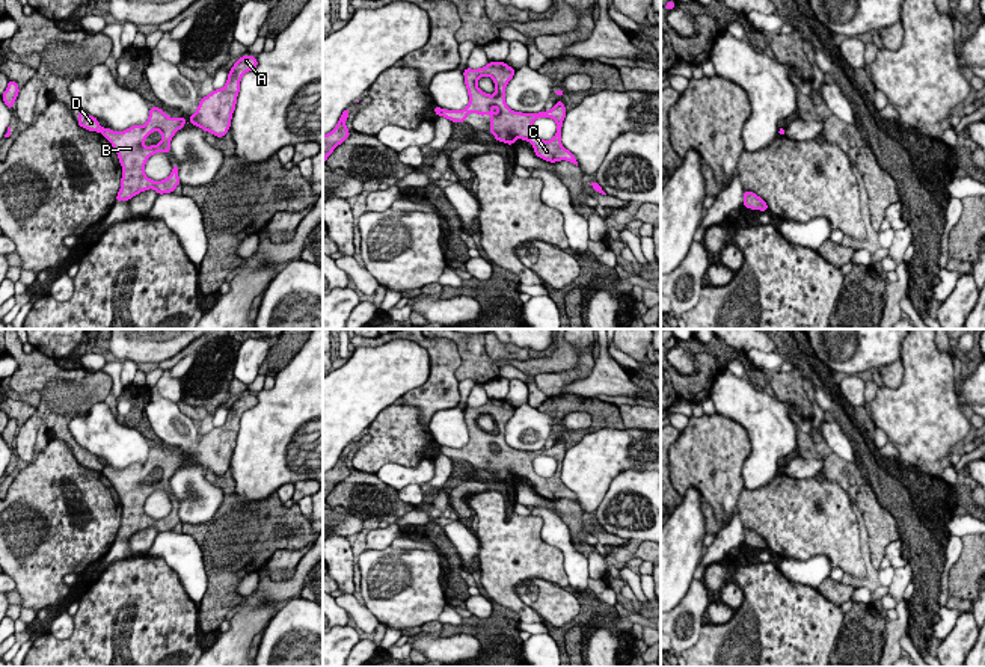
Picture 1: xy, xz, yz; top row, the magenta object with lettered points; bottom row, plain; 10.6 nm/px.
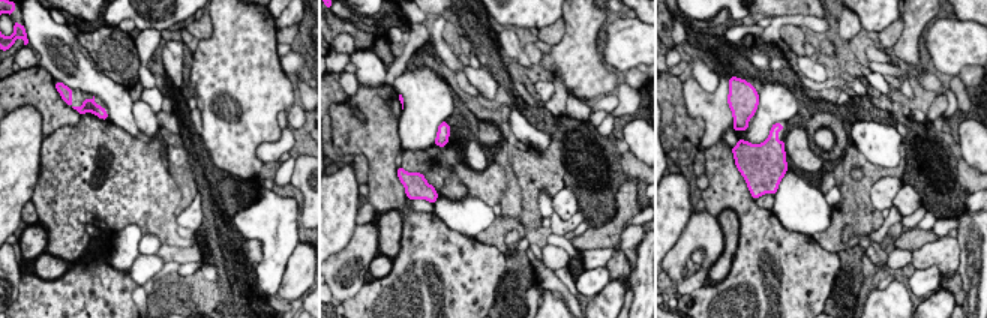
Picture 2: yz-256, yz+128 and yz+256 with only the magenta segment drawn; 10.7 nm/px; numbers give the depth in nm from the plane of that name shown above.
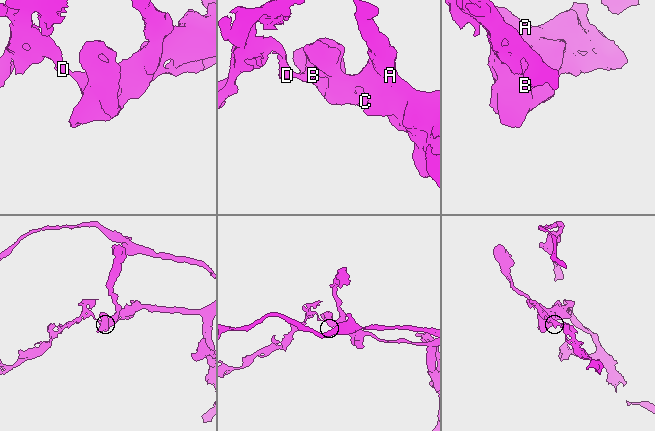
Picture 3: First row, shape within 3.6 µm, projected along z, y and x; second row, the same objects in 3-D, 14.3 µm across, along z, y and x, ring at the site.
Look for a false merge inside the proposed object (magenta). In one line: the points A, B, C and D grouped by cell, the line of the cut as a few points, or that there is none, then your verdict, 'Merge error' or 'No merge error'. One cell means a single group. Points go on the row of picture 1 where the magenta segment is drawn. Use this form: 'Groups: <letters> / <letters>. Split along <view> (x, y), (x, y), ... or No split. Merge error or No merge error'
Groups: A B C / D. Split along xy (104, 129), (101, 132). Merge error

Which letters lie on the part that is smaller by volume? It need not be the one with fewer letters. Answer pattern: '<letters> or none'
D

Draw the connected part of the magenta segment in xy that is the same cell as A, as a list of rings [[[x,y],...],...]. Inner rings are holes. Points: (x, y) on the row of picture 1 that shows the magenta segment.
[[[247,54],[240,57],[229,69],[226,85],[202,97],[189,121],[184,116],[169,118],[161,109],[154,106],[149,110],[148,122],[143,125],[133,125],[124,131],[104,128],[103,136],[113,146],[122,166],[121,189],[116,202],[128,201],[149,189],[154,189],[158,195],[172,193],[181,184],[178,164],[172,166],[172,174],[166,180],[154,181],[145,175],[148,158],[155,152],[169,154],[170,139],[186,122],[201,127],[205,133],[210,131],[216,137],[223,137],[231,127],[241,77],[256,66],[256,57]],[[154,131],[161,133],[161,142],[145,146],[143,142]]]

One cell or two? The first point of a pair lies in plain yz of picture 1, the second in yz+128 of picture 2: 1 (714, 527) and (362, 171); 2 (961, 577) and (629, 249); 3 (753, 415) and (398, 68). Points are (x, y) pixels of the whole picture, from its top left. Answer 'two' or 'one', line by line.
1: one
2: two
3: two

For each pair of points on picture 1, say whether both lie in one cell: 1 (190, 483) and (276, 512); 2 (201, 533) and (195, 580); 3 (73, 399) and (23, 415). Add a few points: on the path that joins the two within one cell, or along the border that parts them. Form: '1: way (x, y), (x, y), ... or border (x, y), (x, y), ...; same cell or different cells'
1: border (205, 471), (222, 491), (222, 503), (202, 524); different cells
2: border (181, 533), (187, 533), (195, 540), (205, 569); different cells
3: border (38, 408), (20, 427); different cells

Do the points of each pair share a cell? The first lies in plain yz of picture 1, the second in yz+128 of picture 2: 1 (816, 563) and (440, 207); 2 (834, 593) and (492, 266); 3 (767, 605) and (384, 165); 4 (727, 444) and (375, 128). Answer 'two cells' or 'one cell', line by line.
1: one cell
2: two cells
3: one cell
4: one cell

